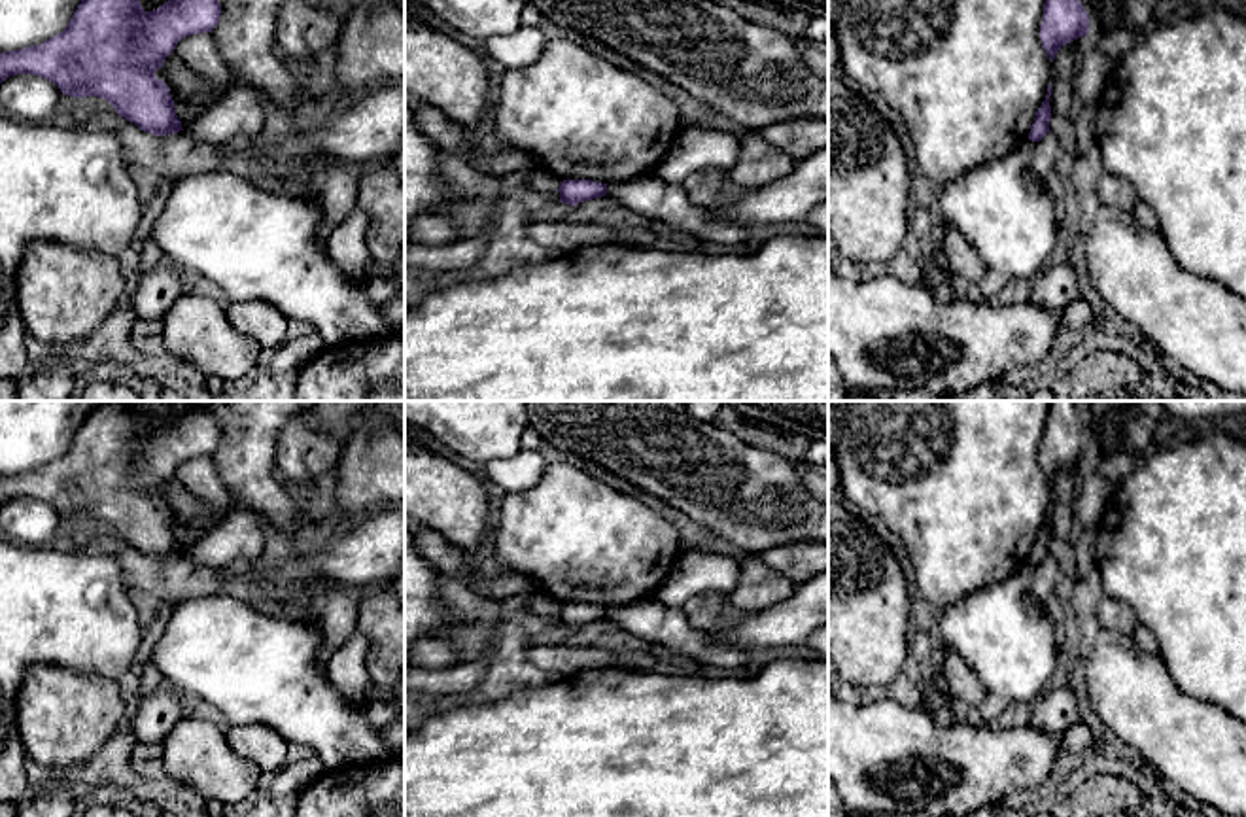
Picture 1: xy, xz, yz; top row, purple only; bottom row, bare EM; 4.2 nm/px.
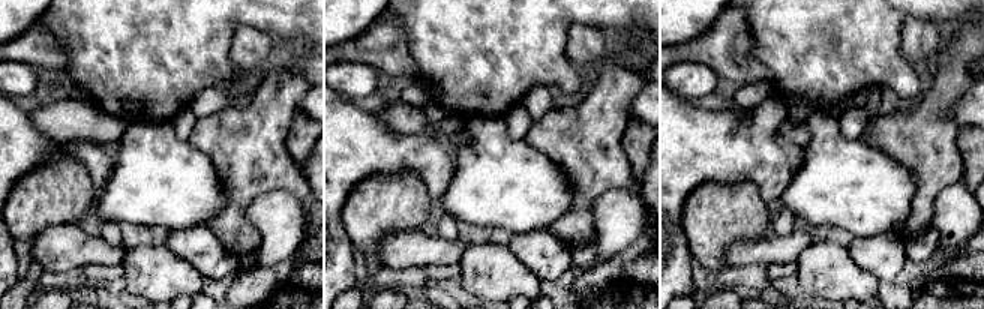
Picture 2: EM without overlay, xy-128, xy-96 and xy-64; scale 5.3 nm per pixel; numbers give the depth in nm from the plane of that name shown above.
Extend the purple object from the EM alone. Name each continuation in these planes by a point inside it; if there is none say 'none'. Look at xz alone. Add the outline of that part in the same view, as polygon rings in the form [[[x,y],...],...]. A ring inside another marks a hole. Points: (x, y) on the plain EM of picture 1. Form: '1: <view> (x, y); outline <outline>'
none

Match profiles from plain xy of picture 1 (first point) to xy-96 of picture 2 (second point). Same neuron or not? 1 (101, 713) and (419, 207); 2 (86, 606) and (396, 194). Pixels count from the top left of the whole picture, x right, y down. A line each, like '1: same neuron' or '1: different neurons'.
1: same neuron
2: different neurons

